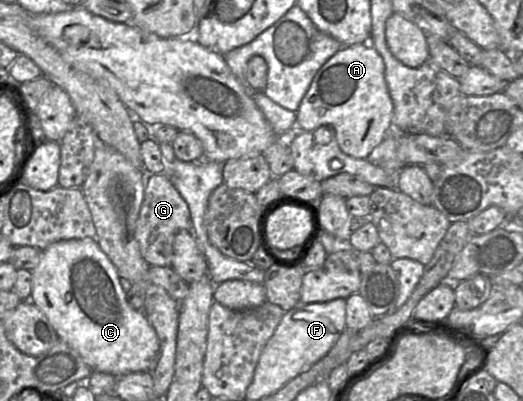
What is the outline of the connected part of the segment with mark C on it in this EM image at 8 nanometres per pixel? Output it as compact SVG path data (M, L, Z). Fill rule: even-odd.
M95 238L61 240L50 244L47 248L41 251L39 263L33 270L31 270L31 274L32 288L30 301L47 317L60 340L75 350L93 372L108 373L115 377L121 377L129 373L152 372L155 369L160 353L158 336L143 310L135 310L128 304L126 293L121 287L117 270L108 256L101 250Z

